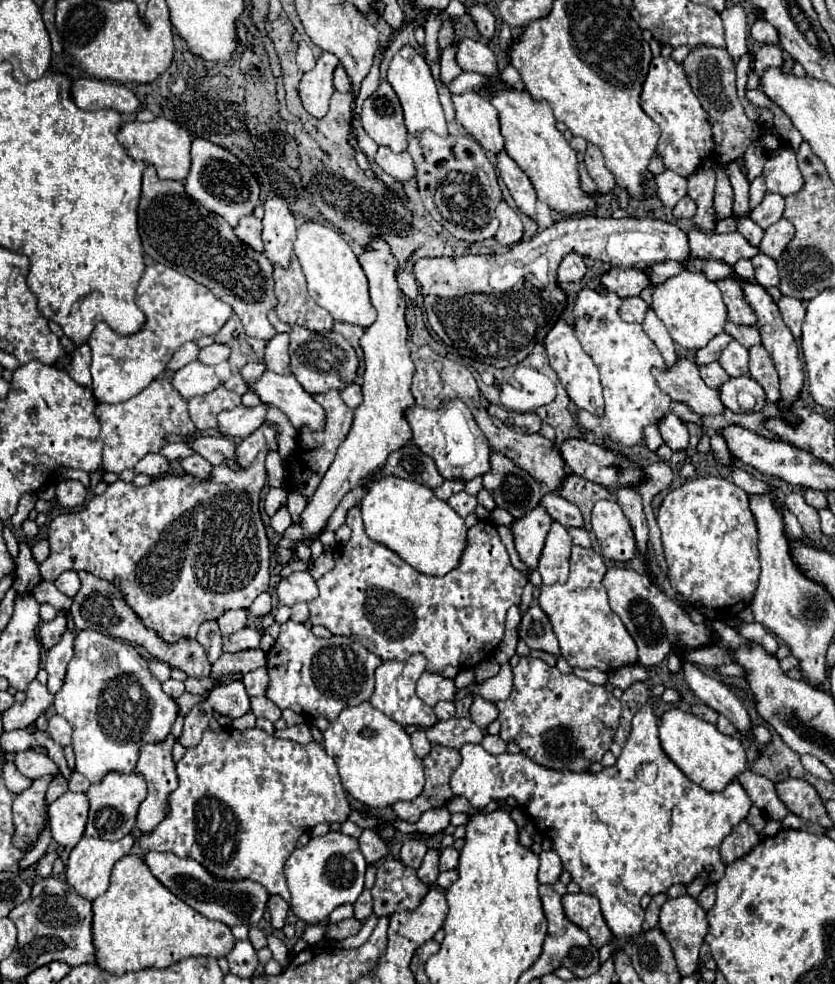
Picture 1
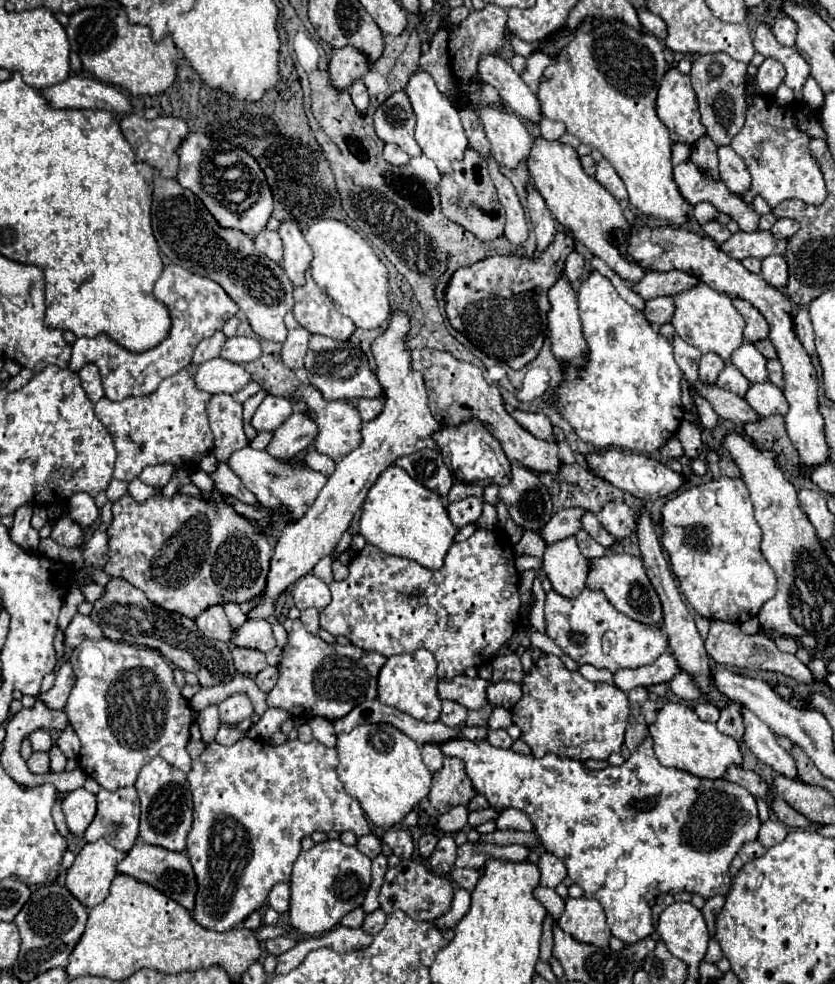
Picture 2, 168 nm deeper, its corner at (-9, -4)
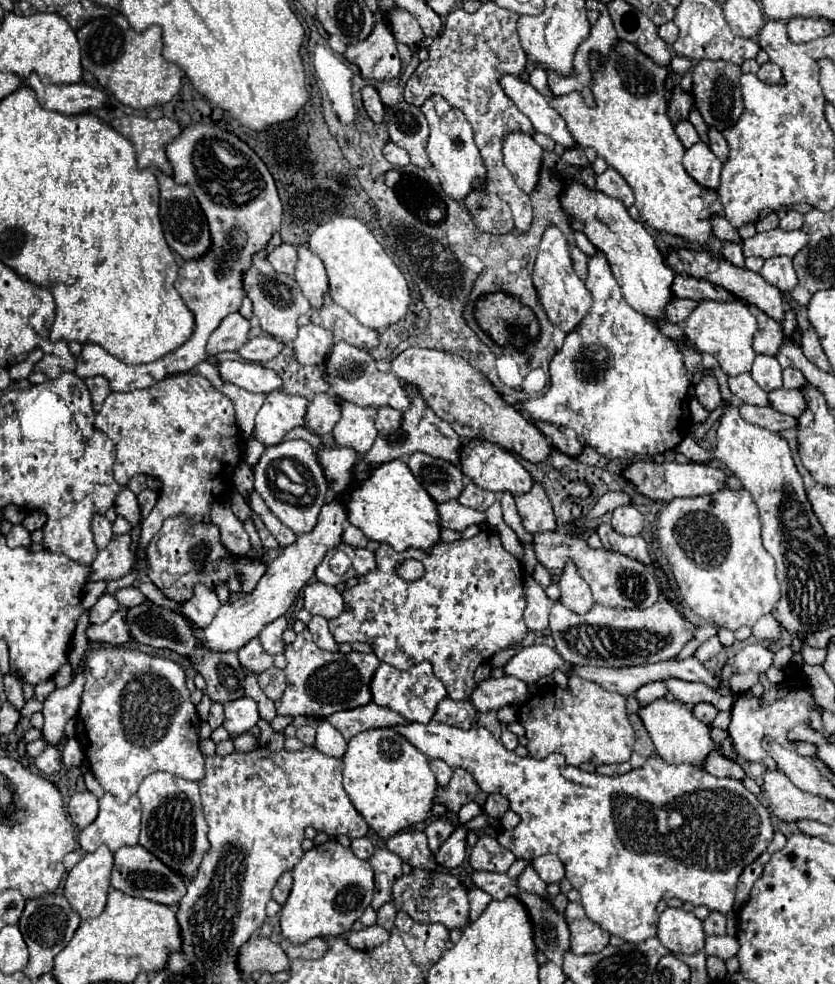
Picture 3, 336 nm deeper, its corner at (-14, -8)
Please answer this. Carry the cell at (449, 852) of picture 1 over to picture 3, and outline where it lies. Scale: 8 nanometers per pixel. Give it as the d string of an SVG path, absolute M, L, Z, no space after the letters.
M480 836L476 846L470 850L470 866L474 870L486 870L486 872L508 872L508 868L516 862L514 854L510 850L502 848L496 838Z

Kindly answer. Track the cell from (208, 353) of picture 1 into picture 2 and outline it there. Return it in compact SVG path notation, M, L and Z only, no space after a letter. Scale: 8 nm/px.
M233 336L225 342L223 350L221 350L221 358L229 360L229 362L237 362L237 364L245 364L245 362L253 362L261 356L261 344L257 338L245 338L245 336Z

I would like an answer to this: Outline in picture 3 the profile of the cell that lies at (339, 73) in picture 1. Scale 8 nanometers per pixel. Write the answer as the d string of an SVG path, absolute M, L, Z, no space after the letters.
M364 86L362 88L362 102L364 102L364 108L366 108L368 116L372 118L372 122L380 124L382 118L384 118L384 104L382 104L374 86Z

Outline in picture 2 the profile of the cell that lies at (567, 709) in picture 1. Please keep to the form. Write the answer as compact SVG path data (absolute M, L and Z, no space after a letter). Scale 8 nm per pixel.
M557 656L539 658L537 666L533 666L531 674L523 680L523 698L515 704L511 710L513 724L517 724L523 732L521 740L525 740L533 752L533 756L541 758L547 752L557 754L561 758L573 758L573 760L607 760L611 752L621 752L623 746L623 734L627 728L629 718L629 702L627 694L623 690L617 690L617 686L603 684L603 682L589 682L579 672L567 670L567 666Z

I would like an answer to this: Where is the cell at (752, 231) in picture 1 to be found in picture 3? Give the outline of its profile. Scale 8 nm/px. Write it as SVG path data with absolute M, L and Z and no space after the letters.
M704 142L694 144L686 150L684 156L684 170L702 186L708 190L718 190L722 162L710 152L710 148Z

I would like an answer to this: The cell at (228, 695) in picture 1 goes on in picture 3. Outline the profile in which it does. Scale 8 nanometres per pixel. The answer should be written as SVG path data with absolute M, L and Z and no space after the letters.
M238 698L224 704L224 728L230 734L244 734L258 722L258 706L252 698Z

